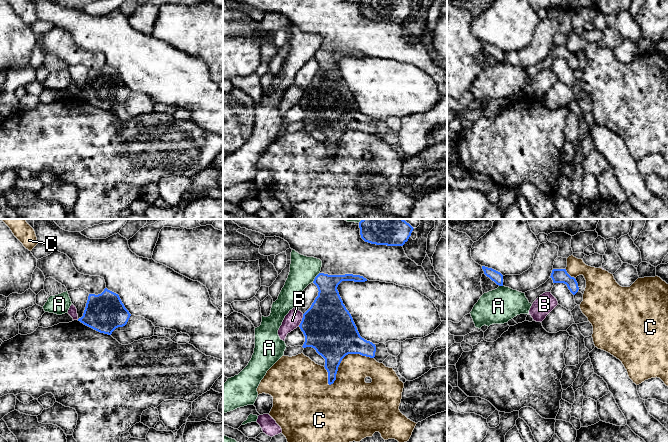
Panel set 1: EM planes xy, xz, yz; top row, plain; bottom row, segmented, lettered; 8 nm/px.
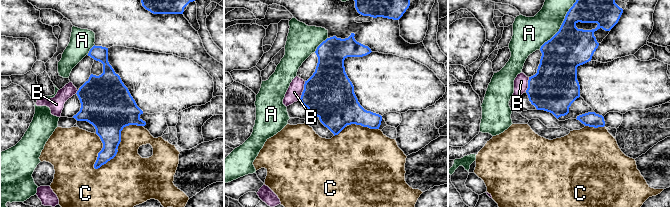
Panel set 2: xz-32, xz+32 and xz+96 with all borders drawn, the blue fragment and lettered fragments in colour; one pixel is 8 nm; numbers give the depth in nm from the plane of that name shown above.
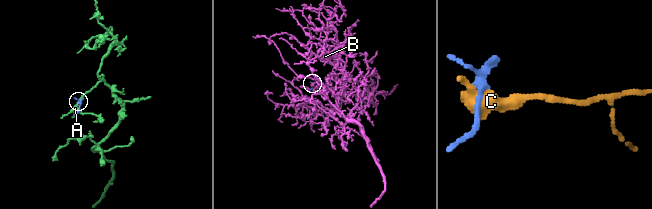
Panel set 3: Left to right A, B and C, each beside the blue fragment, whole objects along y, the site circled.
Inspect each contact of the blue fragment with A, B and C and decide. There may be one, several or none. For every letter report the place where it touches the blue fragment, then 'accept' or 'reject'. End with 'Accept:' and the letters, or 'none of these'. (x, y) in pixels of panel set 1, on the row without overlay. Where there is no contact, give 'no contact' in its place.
A: contact xz (315, 53); reject
B: contact xz (302, 96); reject
C: contact xz (343, 133); reject
Accept: none of these

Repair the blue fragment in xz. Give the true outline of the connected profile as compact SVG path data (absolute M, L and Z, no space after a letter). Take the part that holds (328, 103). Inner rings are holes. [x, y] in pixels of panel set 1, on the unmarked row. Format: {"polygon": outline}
{"polygon": "M319 49L313 59L318 64L318 72L311 83L303 90L299 101L305 112L303 124L312 123L325 135L325 145L328 148L328 160L331 161L336 156L338 143L342 135L348 130L360 130L362 132L374 134L376 122L370 117L362 114L357 106L353 94L346 85L337 66L342 57L365 58L366 54L360 51L328 51Z"}

